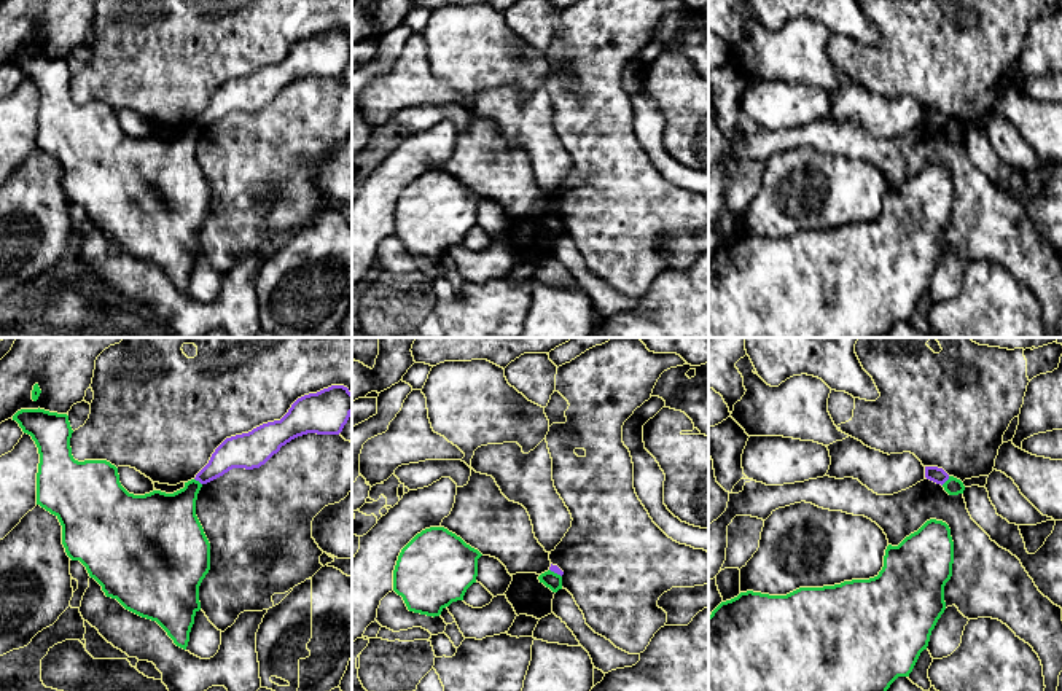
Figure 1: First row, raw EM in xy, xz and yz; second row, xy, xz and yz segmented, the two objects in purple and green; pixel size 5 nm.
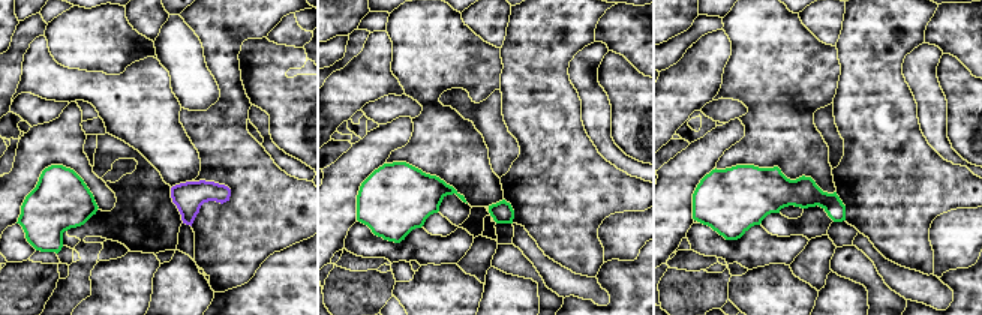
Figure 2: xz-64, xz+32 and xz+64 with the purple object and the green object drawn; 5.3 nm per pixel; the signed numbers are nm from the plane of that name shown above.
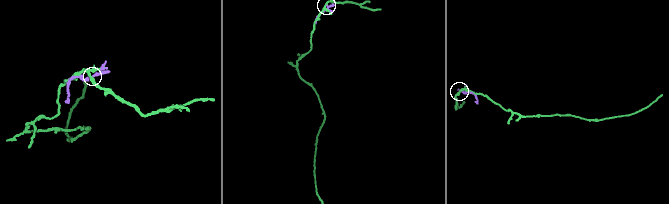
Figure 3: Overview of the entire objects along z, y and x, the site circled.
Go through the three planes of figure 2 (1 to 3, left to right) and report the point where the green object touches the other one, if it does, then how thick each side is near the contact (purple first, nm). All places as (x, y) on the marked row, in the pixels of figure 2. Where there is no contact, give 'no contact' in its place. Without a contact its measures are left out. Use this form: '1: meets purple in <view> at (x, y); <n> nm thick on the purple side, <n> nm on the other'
1: no contact
2: no contact
3: no contact

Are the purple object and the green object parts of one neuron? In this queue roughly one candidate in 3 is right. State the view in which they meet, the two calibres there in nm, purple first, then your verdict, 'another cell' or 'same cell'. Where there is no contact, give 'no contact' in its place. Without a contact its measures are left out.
contact in yz; calibres 80 and 90 nm; another cell

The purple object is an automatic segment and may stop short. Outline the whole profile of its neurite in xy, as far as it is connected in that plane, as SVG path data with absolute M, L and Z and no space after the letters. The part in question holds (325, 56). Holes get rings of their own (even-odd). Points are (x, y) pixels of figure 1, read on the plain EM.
M331 29L304 38L291 48L280 64L226 81L194 123L207 127L232 111L260 111L282 89L298 80L307 76L339 78L350 57L352 37L344 29Z

